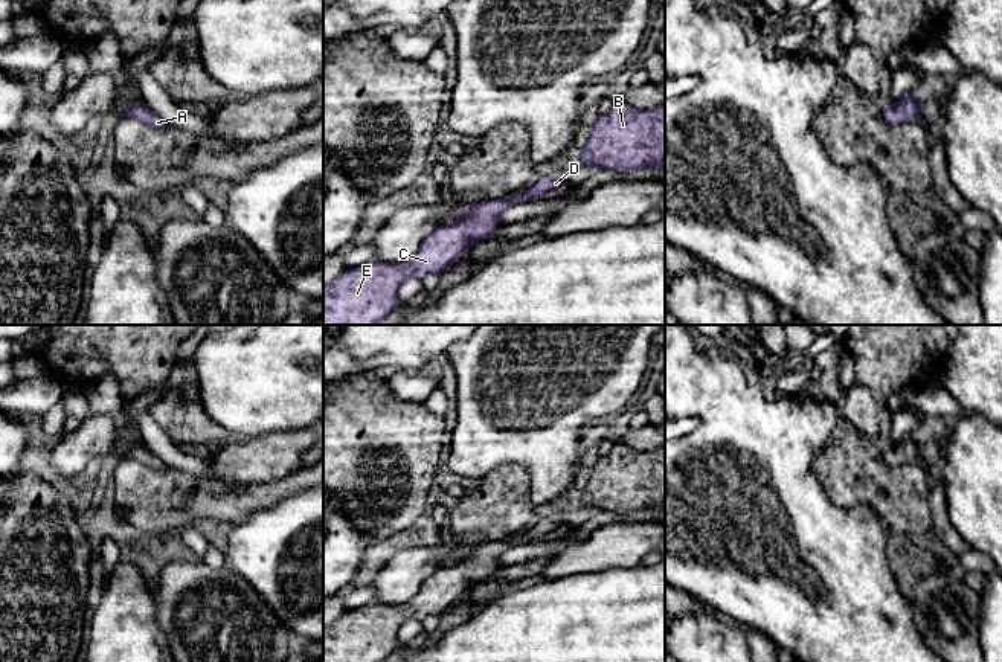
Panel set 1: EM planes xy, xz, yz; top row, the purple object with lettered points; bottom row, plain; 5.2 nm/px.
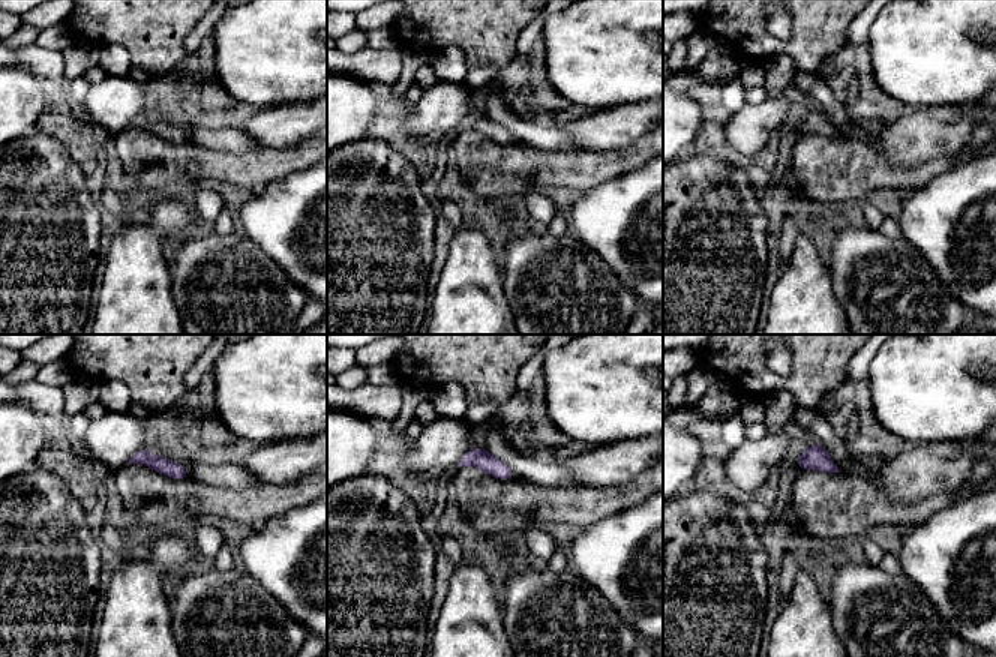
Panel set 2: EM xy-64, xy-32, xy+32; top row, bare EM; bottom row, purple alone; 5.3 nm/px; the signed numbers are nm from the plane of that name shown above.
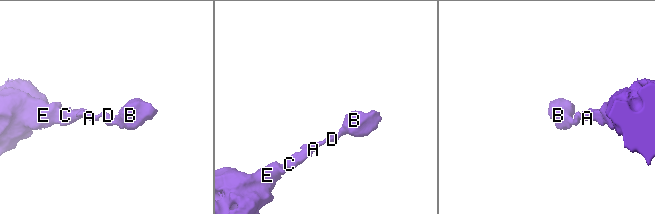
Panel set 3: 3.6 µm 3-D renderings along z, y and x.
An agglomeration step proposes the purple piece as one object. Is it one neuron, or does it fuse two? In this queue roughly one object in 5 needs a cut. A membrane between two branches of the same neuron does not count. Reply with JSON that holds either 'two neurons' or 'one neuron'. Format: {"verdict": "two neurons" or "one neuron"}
{"verdict": "one neuron"}

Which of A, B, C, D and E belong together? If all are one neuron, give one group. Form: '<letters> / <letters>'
A B C D E

